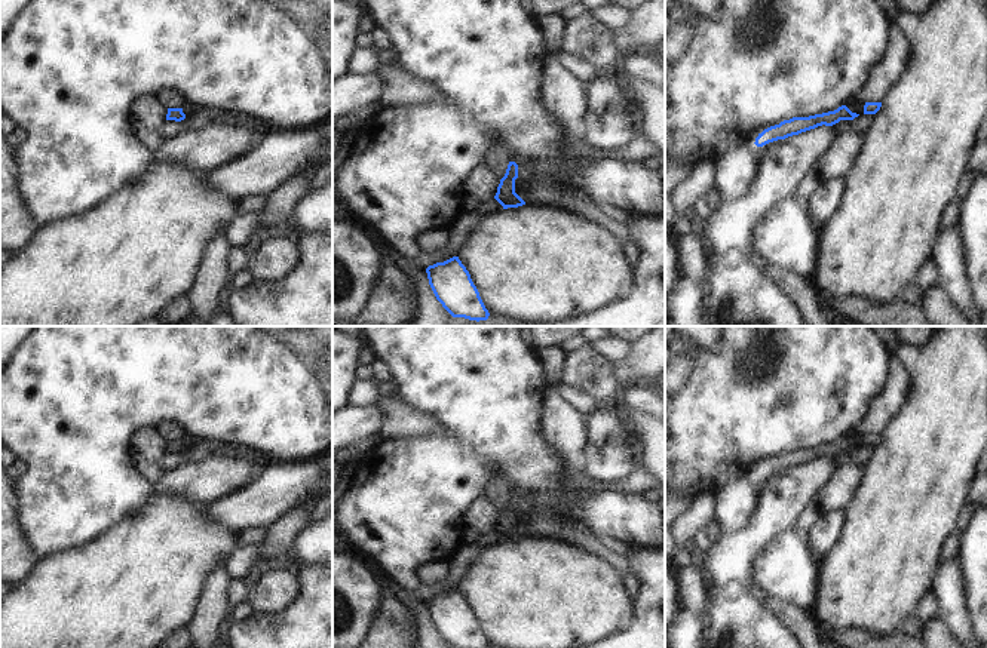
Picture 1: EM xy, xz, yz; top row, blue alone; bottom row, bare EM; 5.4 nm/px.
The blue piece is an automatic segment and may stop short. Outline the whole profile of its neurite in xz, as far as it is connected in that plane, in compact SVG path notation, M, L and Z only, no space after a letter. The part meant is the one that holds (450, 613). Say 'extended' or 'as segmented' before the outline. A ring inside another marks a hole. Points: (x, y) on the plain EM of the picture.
as segmented; M459 589L426 601L429 617L451 648L490 648Z

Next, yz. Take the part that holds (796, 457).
extended; M865 434L855 437L842 437L834 443L815 446L809 449L793 449L790 452L784 452L779 457L770 458L764 461L755 470L755 477L763 479L769 475L785 472L793 467L799 467L801 464L815 461L818 458L833 458L840 452L853 452L859 446L876 446L882 439L882 434Z

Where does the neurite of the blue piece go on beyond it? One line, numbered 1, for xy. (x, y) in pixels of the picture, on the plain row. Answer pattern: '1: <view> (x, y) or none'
1: xy (187, 439)

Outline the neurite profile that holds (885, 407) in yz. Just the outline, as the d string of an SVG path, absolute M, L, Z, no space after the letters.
M891 354L889 378L882 393L873 400L868 415L849 437L883 434L910 394L910 375L896 354Z

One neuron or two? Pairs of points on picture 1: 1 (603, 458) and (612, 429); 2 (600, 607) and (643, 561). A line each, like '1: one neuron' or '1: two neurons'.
1: one neuron
2: two neurons

